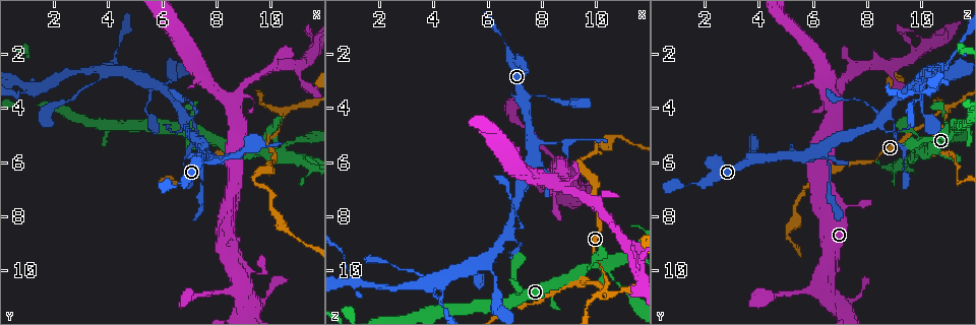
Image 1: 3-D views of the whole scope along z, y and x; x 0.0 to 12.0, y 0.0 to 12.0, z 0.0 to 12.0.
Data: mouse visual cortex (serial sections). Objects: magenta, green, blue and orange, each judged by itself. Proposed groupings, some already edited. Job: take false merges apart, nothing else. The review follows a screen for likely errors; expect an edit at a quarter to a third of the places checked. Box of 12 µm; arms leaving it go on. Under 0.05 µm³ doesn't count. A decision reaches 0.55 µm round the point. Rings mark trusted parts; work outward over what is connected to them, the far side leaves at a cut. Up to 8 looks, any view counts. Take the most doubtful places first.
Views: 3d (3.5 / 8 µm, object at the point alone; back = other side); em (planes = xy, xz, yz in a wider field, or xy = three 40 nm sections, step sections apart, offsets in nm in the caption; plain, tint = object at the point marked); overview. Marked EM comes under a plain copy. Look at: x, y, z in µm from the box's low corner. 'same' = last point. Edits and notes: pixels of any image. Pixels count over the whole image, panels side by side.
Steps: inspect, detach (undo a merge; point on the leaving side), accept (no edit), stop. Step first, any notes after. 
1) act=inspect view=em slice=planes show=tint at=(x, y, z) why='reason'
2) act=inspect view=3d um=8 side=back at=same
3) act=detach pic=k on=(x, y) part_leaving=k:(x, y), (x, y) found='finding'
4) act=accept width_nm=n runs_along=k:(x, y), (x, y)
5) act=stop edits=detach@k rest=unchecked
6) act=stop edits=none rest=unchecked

act=inspect view=3d um=3.5 at=(7.6, 5.8, 5.3) why='side arm on a straight run'

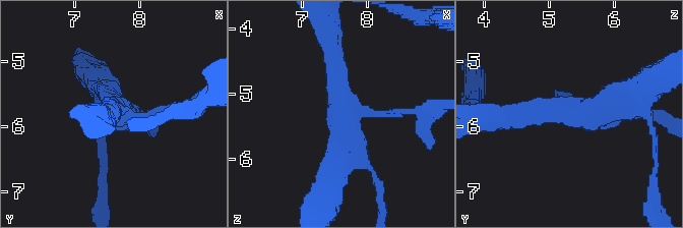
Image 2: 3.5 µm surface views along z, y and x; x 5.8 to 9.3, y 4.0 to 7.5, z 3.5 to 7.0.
act=inspect view=em slice=xy step=2 show=tint at=(7.60, 5.80, 5.35)

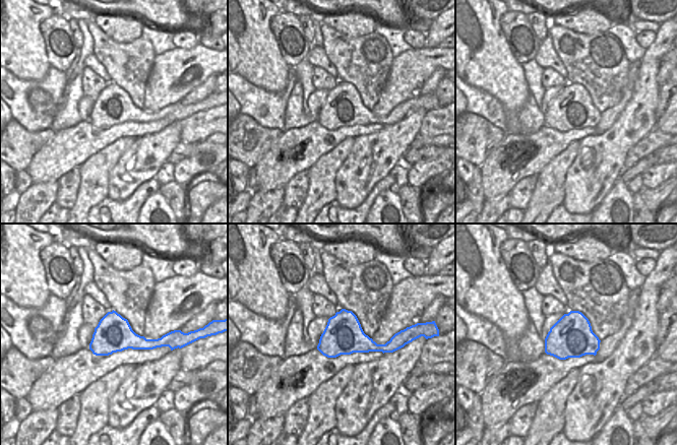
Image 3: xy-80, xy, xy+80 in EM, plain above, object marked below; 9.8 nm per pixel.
act=accept arms=3 arm_widths_nm=150,350,400 runs_along=2:(504, 116), (605, 112), (626, 94) found='one cell here'

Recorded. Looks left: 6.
act=inspect view=3d um=3.5 at=(6.8, 4.3, 8.7) why='looks like a crossing'

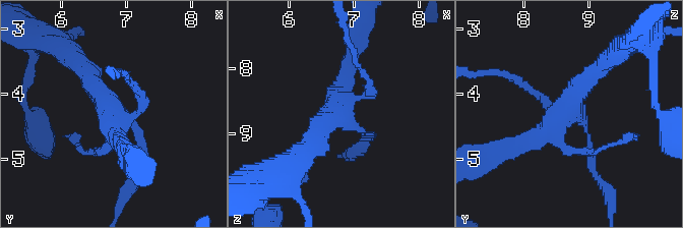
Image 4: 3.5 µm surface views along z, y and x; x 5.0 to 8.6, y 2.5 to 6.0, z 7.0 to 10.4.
act=inspect view=em slice=planes show=tint at=(6.75, 4.20, 8.70) why='shape alone is not enough'

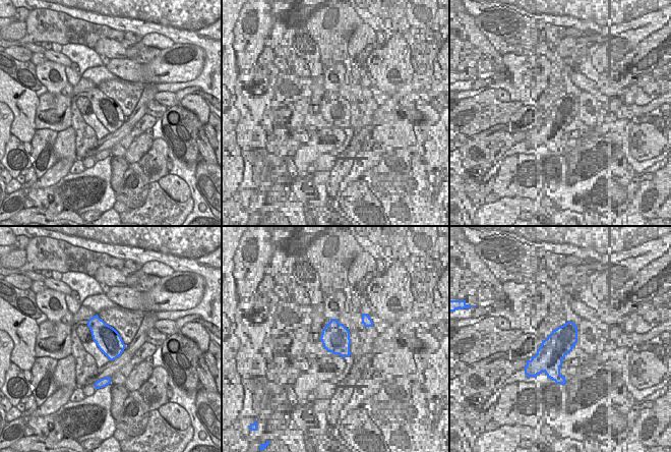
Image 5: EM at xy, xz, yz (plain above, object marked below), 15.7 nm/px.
act=accept found='all the same cell'

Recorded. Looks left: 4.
act=inspect view=3d um=3.5 at=(4.0, 2.7, 10.3) why='four arms meet'

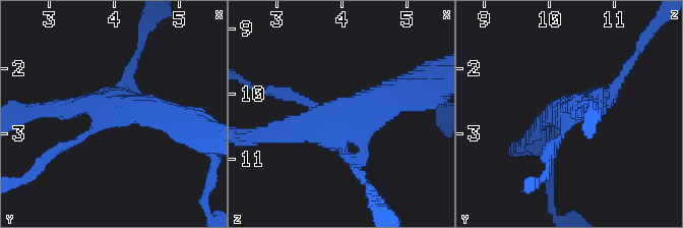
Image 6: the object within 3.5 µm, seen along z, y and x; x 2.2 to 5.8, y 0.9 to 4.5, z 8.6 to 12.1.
act=inspect view=em slice=xy step=5 show=tint at=(3.95, 2.65, 10.35) arms=4 arm_widths_nm=150,150,250,300 why='now the EM'

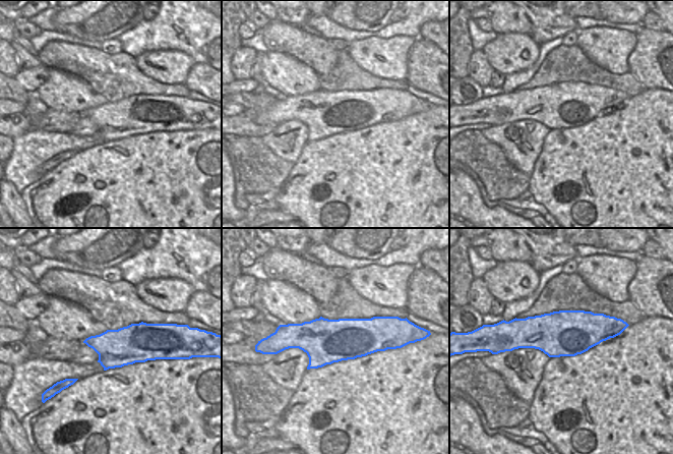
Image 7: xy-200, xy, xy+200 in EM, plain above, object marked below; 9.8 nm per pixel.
act=accept found='continuous, no second cell'

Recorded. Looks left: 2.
act=stop edits=none rest=unchecked

